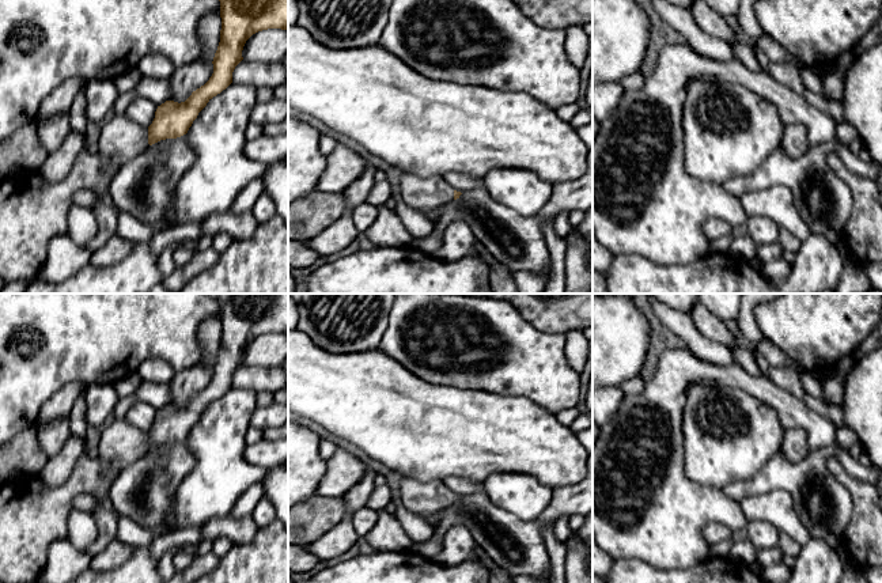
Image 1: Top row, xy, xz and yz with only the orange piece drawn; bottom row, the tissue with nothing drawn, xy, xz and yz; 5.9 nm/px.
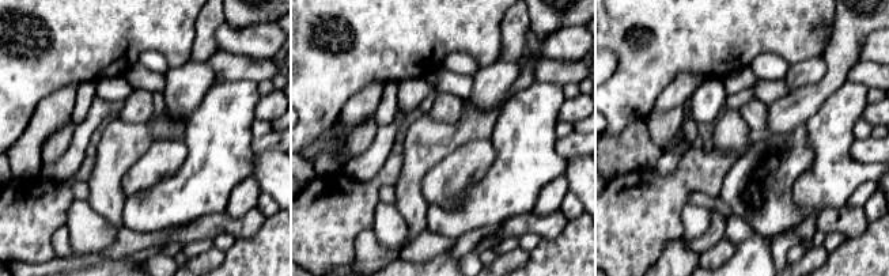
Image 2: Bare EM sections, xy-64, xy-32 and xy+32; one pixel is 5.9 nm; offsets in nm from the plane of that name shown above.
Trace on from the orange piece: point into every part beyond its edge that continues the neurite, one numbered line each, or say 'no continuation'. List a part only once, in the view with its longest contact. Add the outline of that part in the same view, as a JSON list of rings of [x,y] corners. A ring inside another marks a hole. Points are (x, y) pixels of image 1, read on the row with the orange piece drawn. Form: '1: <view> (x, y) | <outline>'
1: xy (121, 140) | [[[114,113],[103,122],[98,139],[98,154],[106,162],[105,174],[111,179],[124,164],[148,147],[148,129],[129,121],[125,113]]]

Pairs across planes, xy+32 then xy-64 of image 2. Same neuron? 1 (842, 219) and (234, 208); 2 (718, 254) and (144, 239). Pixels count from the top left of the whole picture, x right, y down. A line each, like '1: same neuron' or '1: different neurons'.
1: different neurons
2: same neuron

